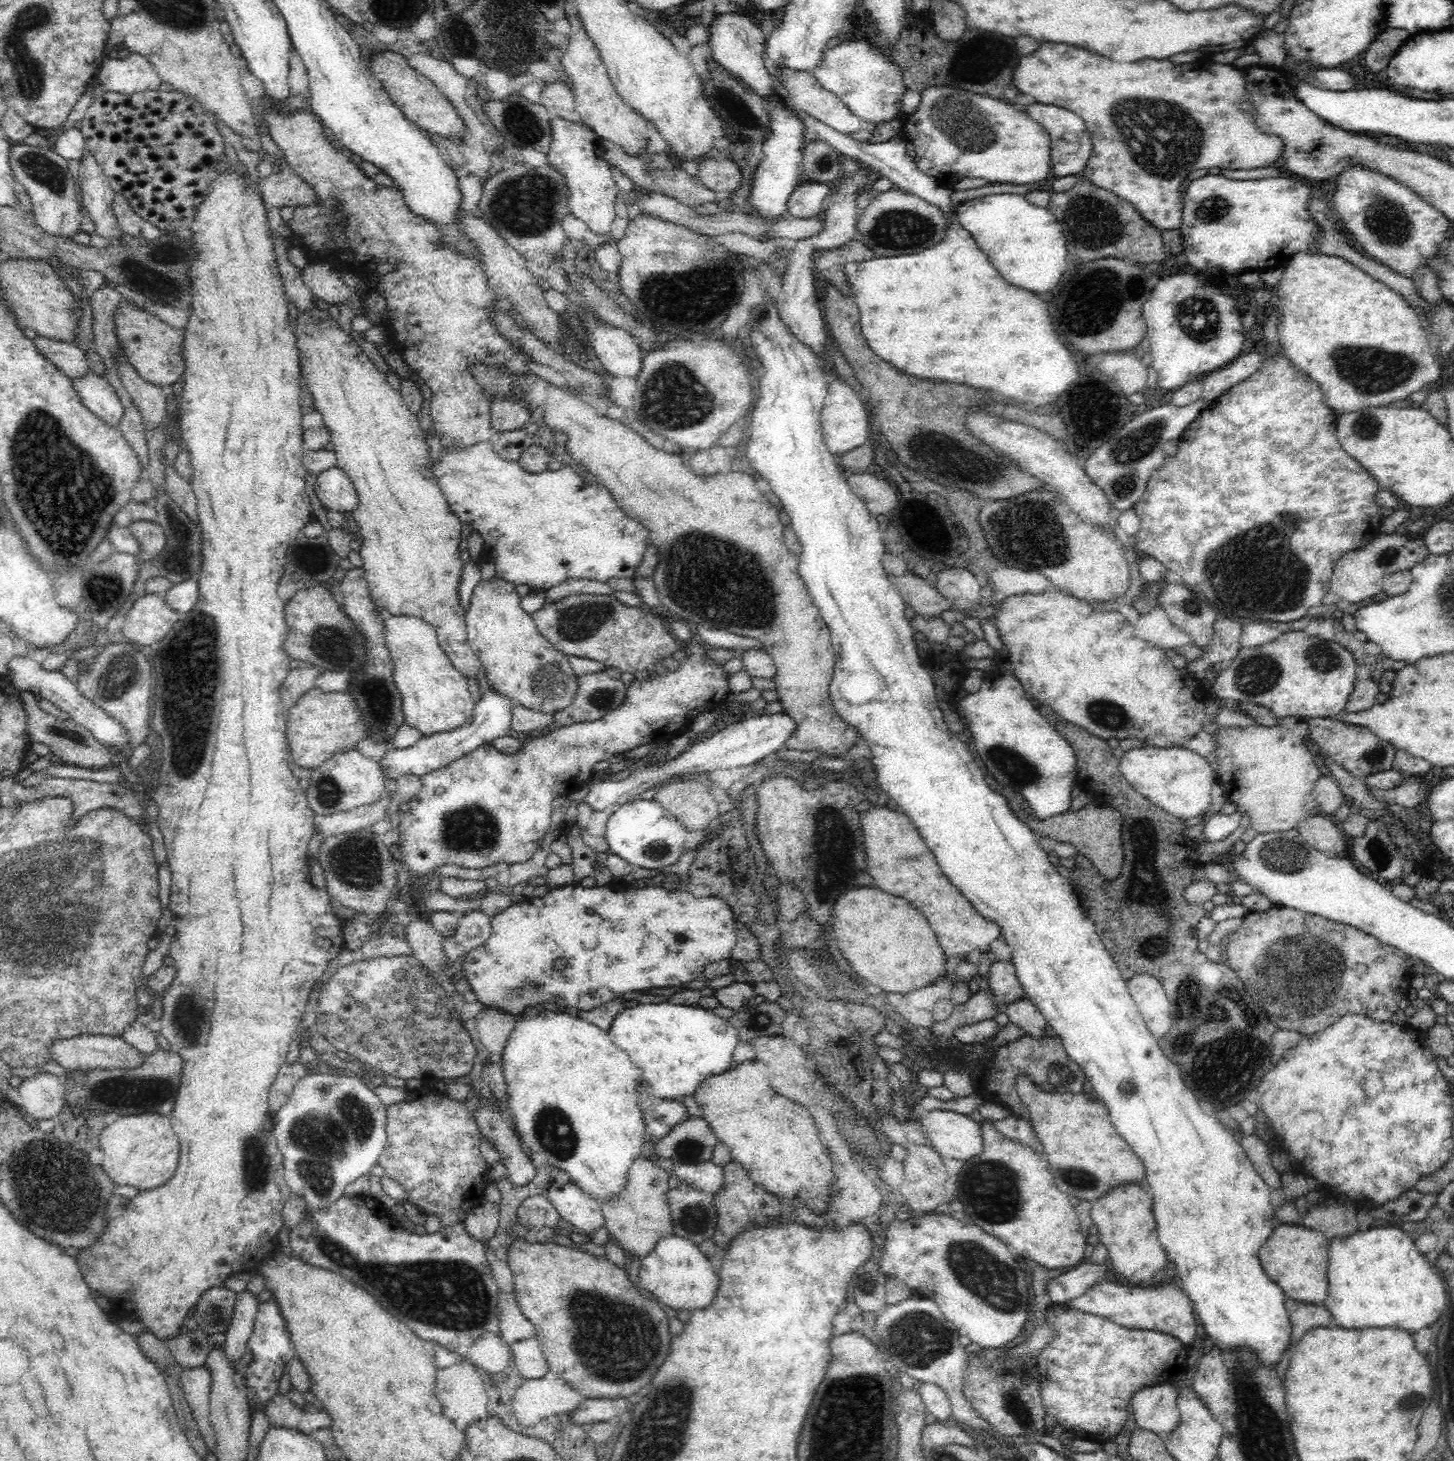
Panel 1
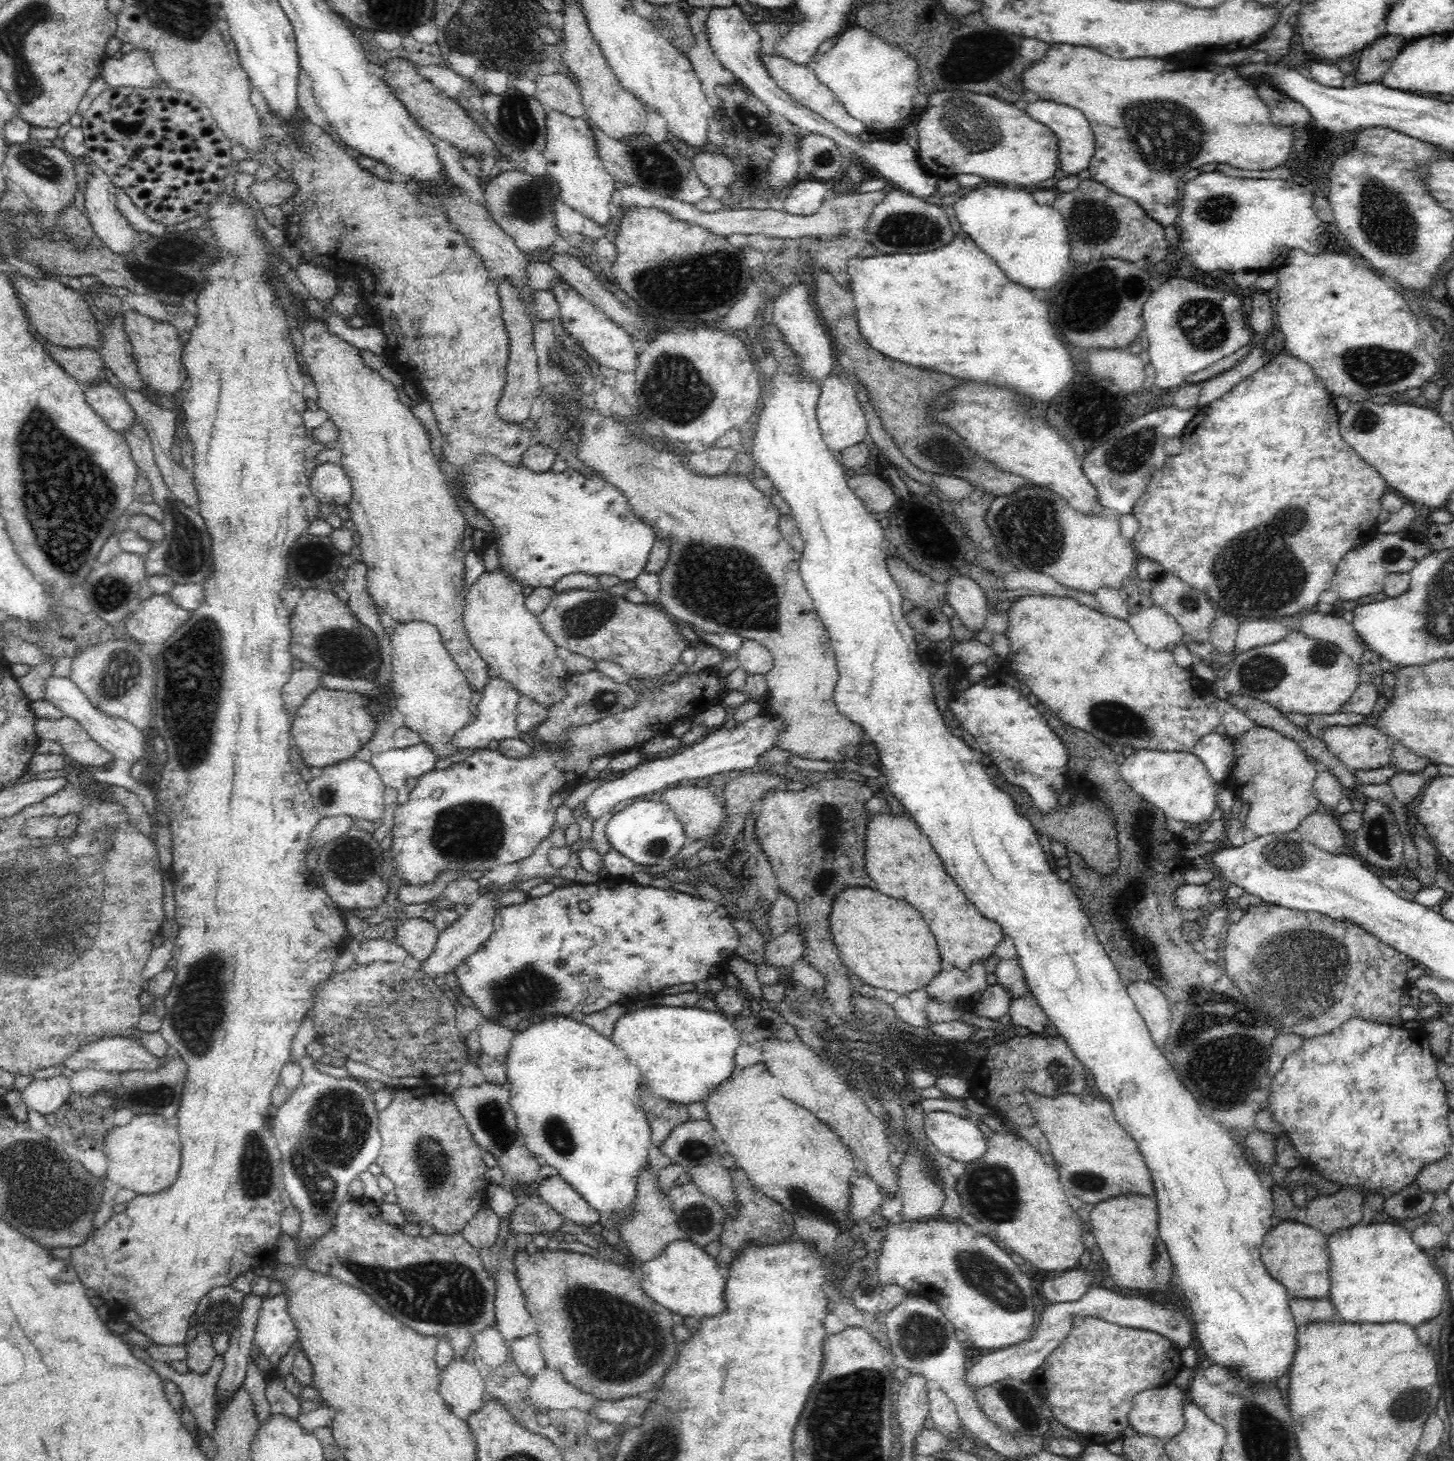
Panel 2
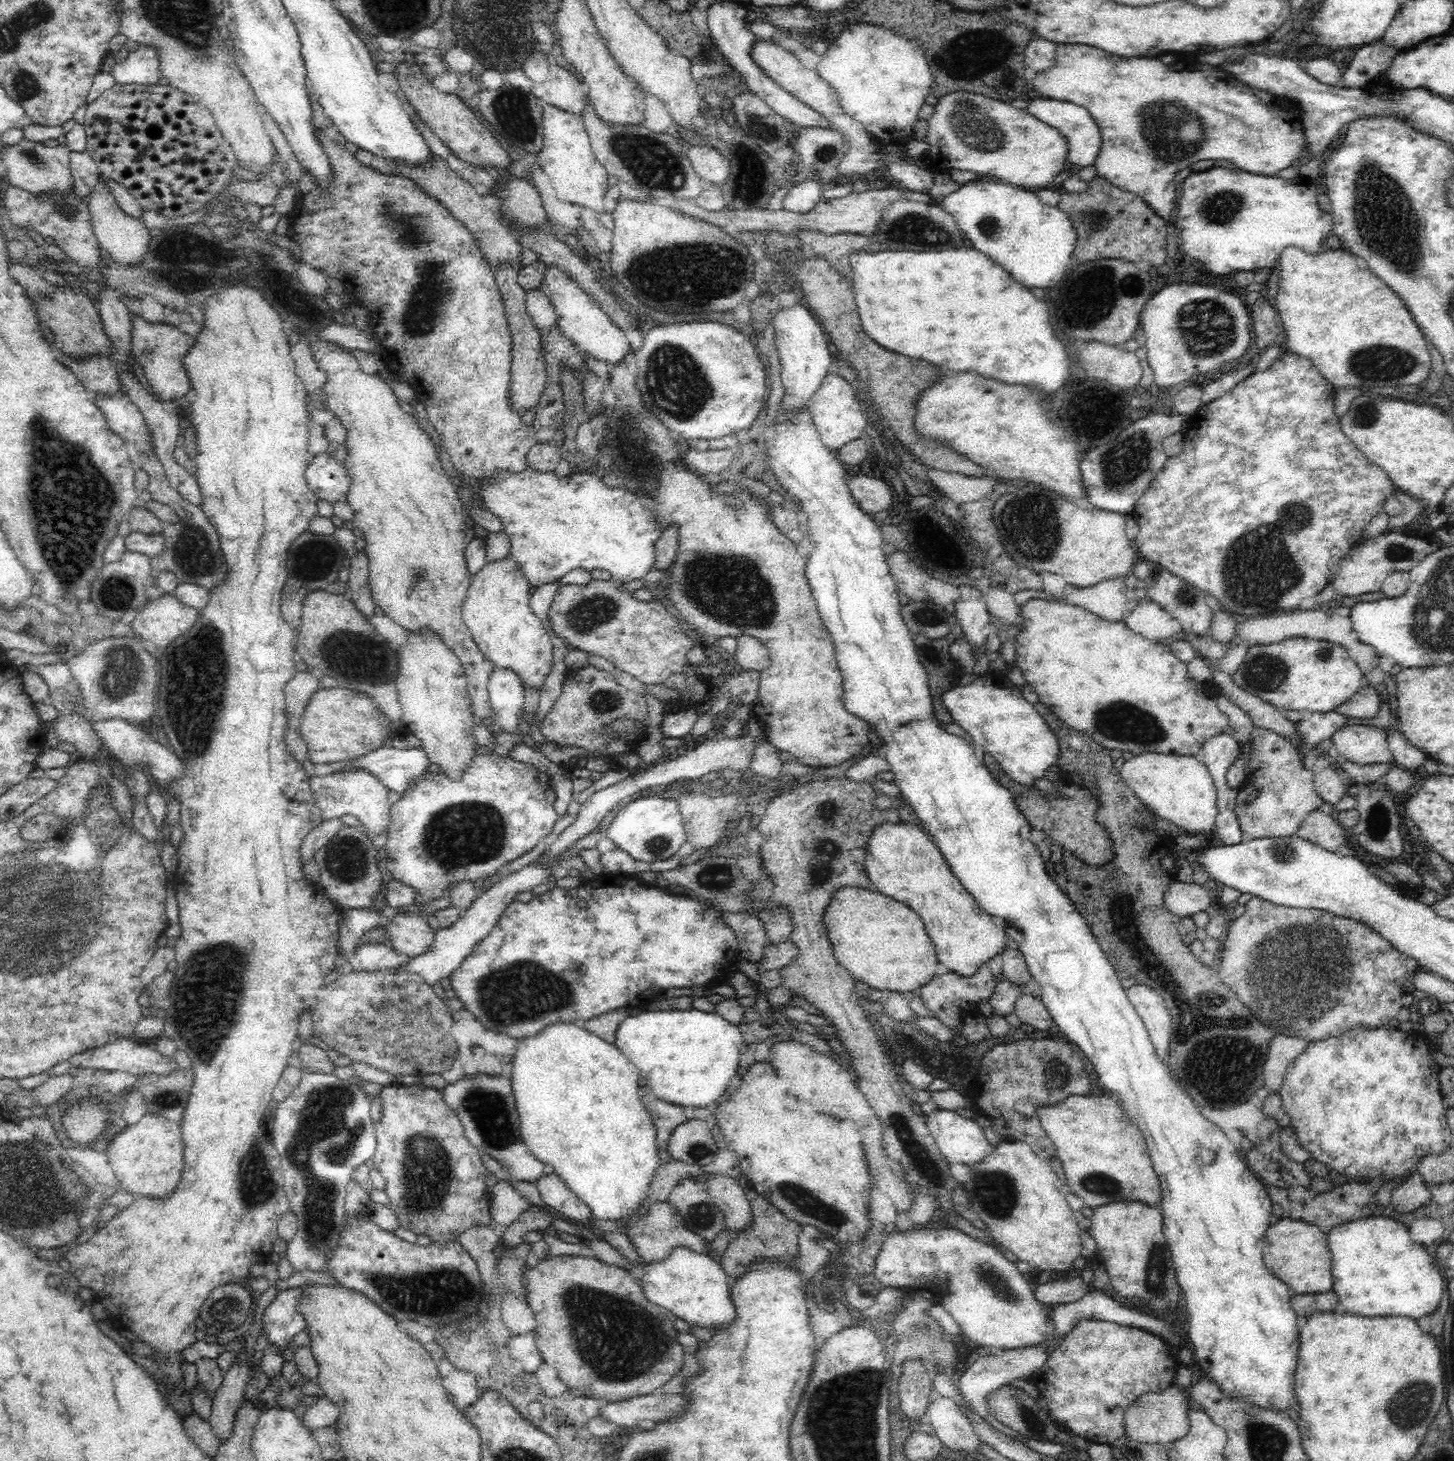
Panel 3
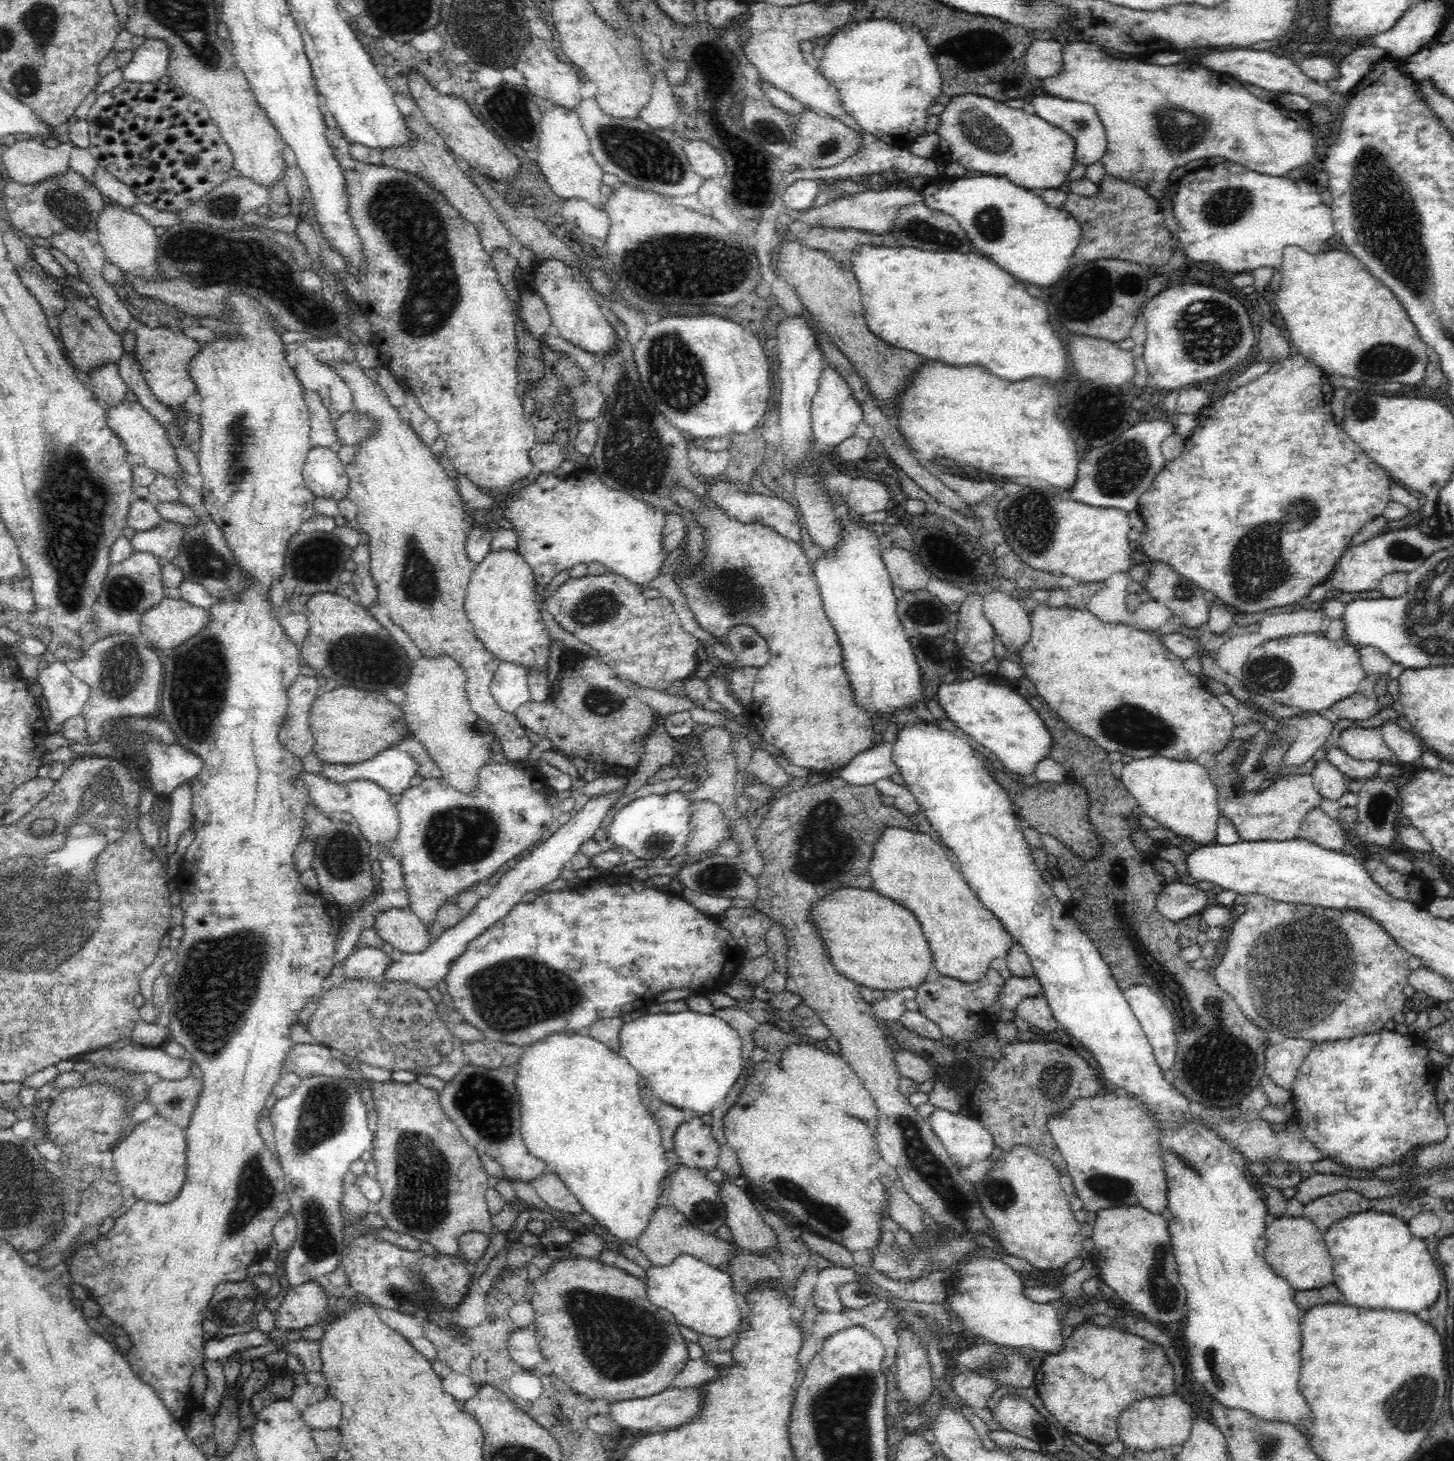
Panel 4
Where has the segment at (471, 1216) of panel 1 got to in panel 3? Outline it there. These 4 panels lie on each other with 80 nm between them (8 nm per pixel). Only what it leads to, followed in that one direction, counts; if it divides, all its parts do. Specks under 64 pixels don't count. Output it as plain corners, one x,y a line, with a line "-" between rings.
492,1221
490,1227
476,1225
460,1234
458,1241
468,1255
478,1262
486,1252
493,1251
501,1237
500,1231

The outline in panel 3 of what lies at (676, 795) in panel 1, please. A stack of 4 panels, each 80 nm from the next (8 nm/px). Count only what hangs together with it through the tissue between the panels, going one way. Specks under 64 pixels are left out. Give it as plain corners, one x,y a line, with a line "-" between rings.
685,790
677,798
683,814
687,841
694,850
711,849
724,836
727,820
714,796

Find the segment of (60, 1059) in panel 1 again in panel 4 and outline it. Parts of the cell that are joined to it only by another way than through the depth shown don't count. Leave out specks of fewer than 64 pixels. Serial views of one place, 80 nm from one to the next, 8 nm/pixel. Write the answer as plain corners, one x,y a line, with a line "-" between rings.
130,1046
117,1051
96,1049
82,1054
83,1060
98,1065
119,1066
131,1072
153,1072
160,1079
179,1081
191,1076
193,1059
182,1058
180,1054
172,1055
162,1048
137,1047
132,1051

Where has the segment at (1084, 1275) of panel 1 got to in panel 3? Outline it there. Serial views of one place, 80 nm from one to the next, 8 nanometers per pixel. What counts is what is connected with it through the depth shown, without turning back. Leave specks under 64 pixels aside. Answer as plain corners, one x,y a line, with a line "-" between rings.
1072,1277
1038,1285
1032,1295
1042,1306
1052,1307
1073,1303
1082,1298
1090,1289
1082,1283
1080,1277

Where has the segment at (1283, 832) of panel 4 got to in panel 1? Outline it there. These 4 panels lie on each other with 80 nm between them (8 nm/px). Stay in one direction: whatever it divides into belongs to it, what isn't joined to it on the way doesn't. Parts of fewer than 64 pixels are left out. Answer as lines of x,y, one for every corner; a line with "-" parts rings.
1286,716
1282,718
1282,724
1273,727
1260,724
1246,728
1220,727
1213,733
1219,758
1215,770
1216,780
1226,788
1227,800
1234,802
1238,810
1248,815
1249,828
1256,830
1258,834
1296,829
1298,822
1310,816
1312,809
1316,808
1317,802
1314,800
1313,791
1316,781
1322,774
1316,765
1316,758
1302,741
1308,734
1309,726
1306,720
1306,717

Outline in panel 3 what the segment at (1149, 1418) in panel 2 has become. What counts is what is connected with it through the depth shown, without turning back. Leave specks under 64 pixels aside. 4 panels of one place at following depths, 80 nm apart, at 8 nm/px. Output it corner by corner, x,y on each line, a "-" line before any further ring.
1174,1384
1162,1394
1144,1394
1140,1396
1123,1415
1124,1435
1133,1442
1141,1444
1168,1445
1178,1442
1188,1434
1189,1408
1182,1387

